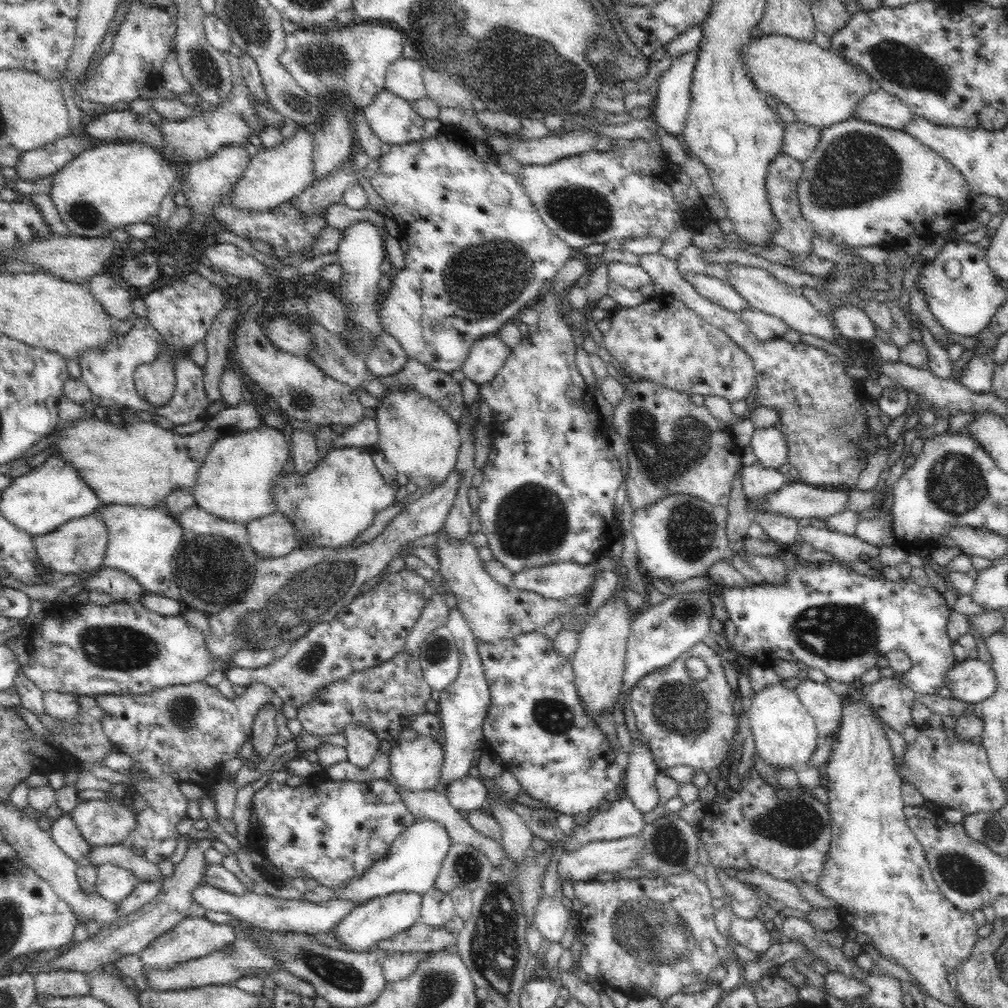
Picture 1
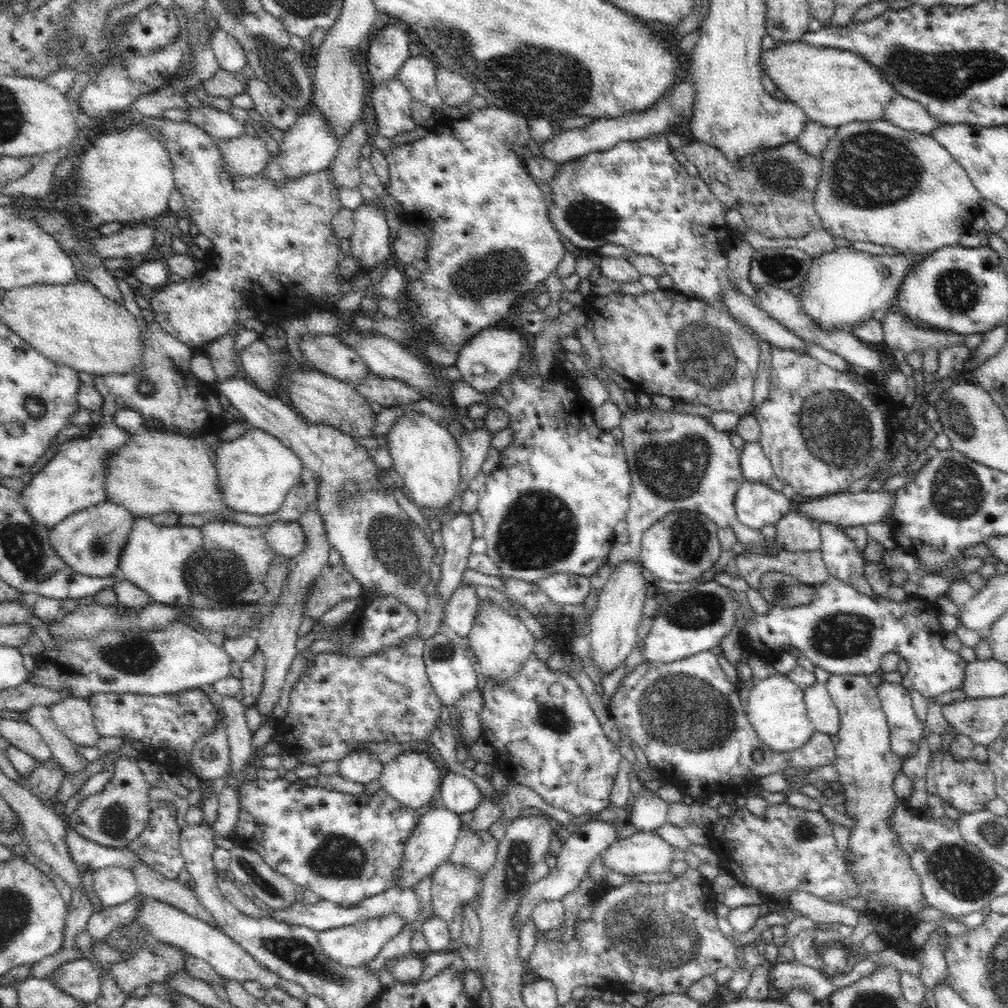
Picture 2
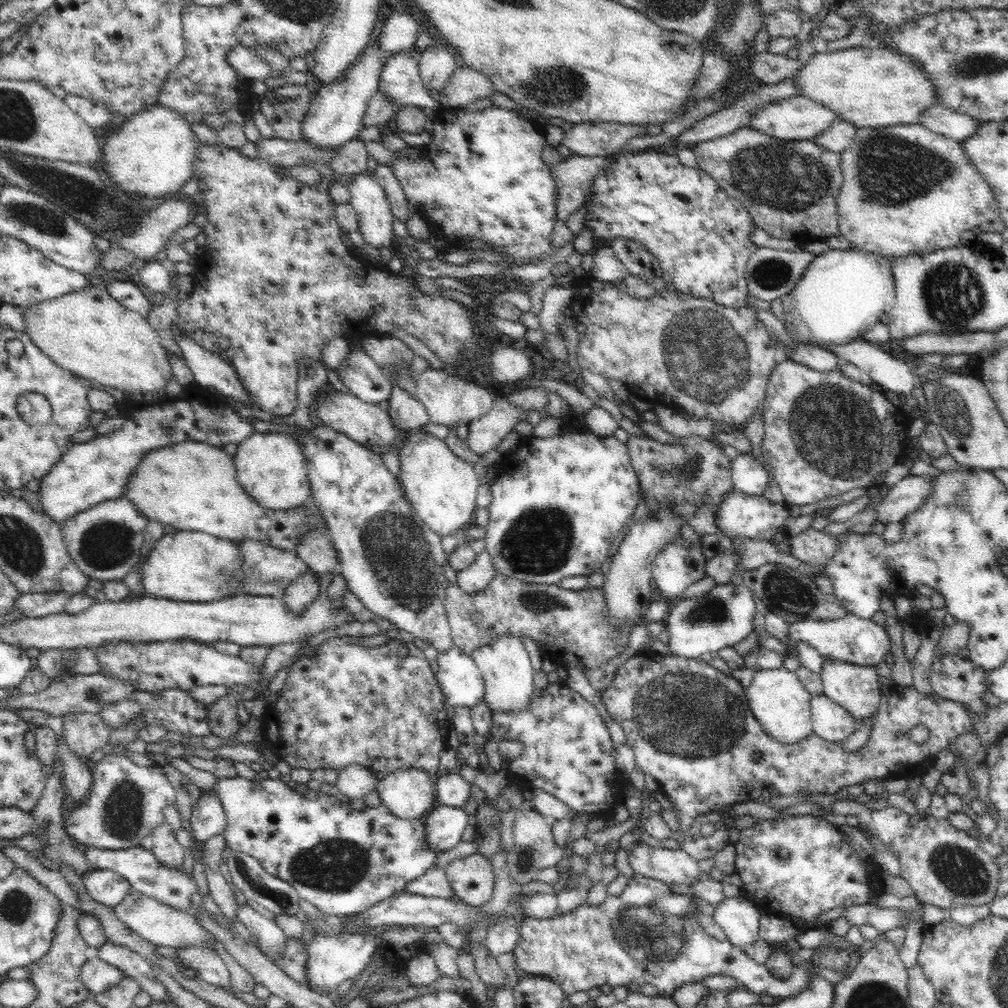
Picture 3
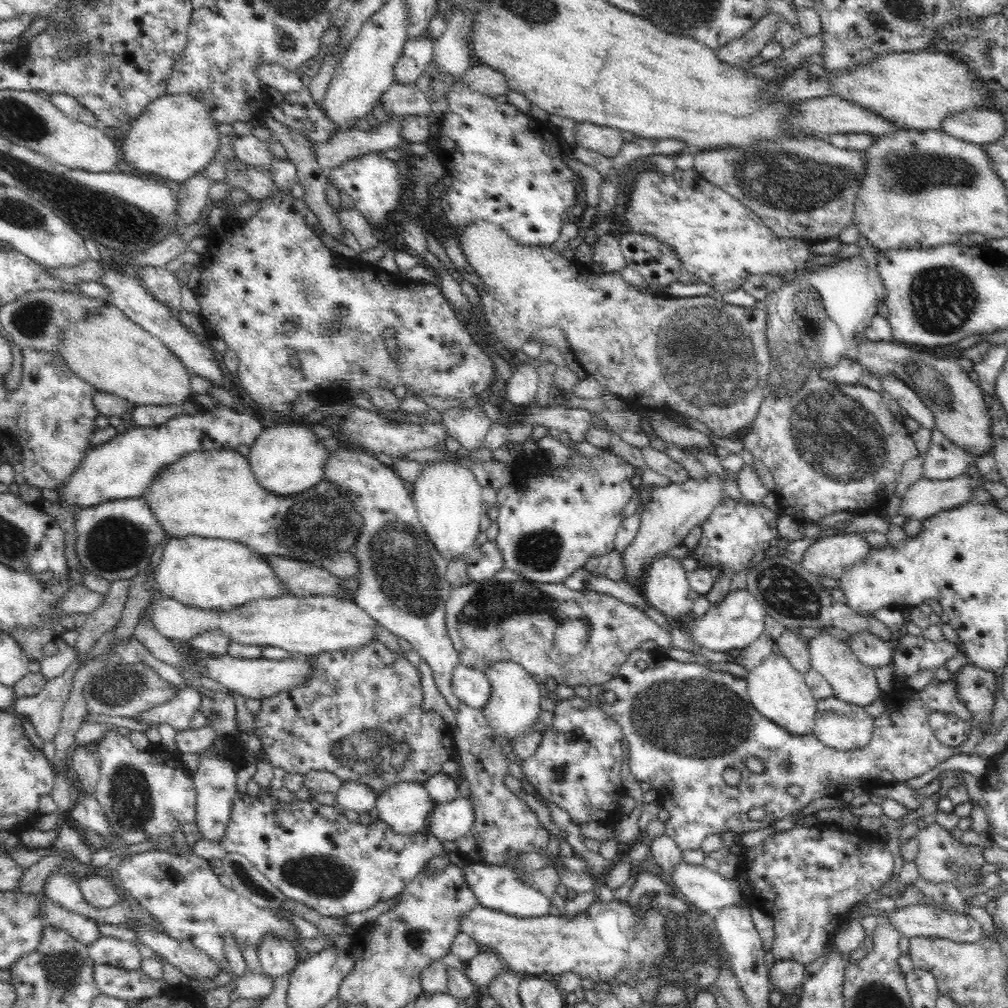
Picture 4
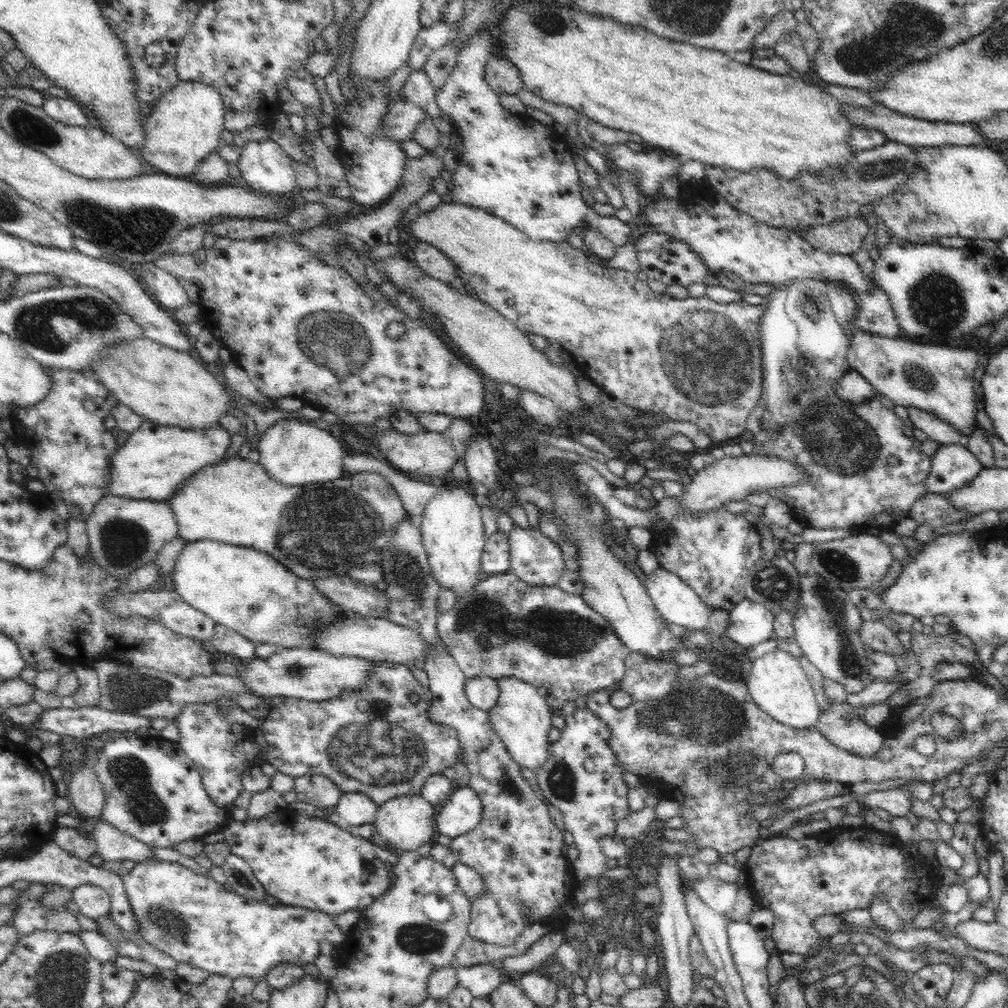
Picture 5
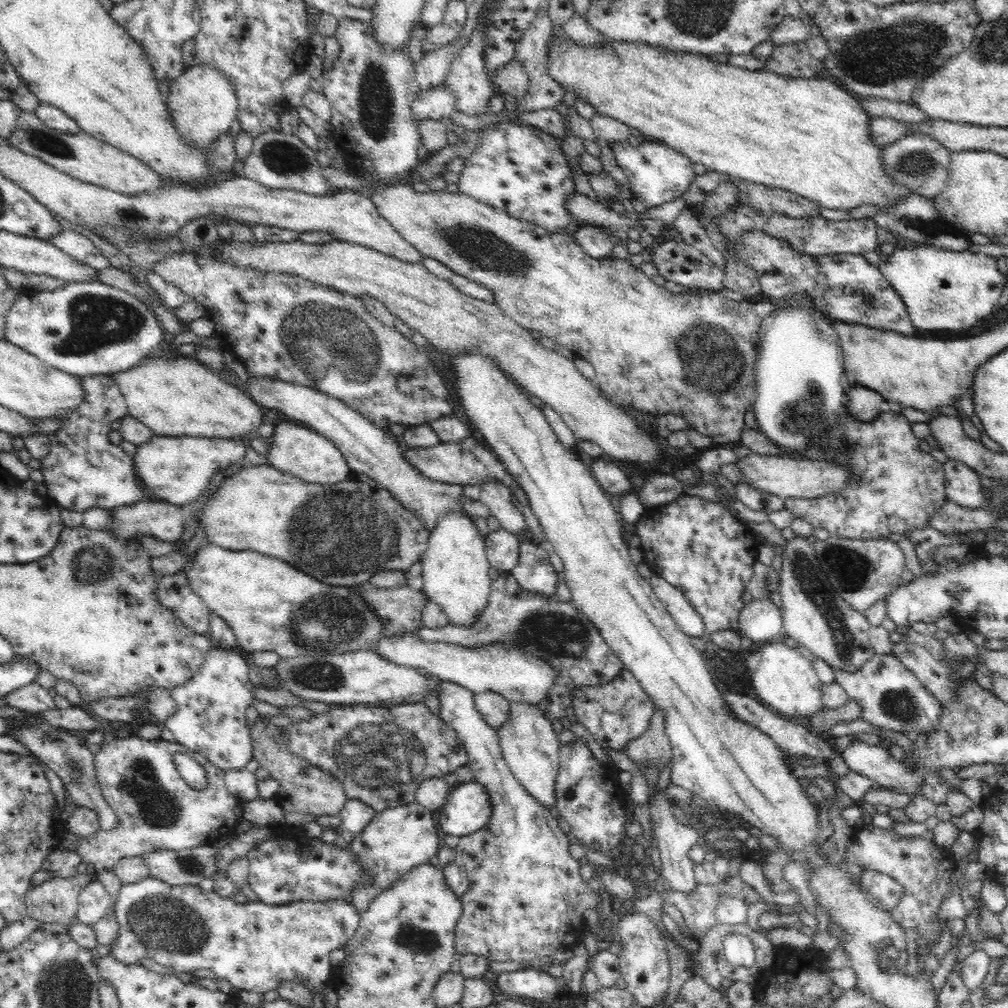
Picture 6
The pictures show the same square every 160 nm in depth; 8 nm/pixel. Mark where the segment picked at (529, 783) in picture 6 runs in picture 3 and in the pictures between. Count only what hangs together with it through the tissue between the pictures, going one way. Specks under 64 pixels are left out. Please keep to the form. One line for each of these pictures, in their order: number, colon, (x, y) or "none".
3: (506, 668)
4: (514, 706)
5: (521, 719)

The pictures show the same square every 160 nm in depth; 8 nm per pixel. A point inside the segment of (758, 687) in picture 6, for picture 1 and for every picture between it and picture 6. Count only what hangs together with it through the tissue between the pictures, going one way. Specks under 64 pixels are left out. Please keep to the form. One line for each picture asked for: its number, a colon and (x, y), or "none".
1: (784, 733)
2: (776, 709)
3: (782, 705)
4: (779, 692)
5: (778, 684)

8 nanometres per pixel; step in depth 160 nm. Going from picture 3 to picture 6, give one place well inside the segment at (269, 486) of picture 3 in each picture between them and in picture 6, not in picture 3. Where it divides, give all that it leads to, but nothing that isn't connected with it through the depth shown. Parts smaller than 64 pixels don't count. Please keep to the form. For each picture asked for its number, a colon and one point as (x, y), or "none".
4: (286, 459)
5: (294, 452)
6: (296, 449)

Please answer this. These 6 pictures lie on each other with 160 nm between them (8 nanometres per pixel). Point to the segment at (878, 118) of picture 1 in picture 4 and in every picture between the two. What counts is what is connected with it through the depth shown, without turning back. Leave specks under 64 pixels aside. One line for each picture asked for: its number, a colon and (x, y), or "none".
2: (906, 113)
3: (941, 119)
4: (978, 126)

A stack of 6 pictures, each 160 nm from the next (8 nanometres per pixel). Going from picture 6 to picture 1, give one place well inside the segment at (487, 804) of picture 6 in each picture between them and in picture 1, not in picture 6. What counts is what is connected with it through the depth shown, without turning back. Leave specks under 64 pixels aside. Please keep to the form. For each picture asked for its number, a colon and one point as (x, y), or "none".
1: (412, 863)
2: (432, 840)
3: (444, 825)
4: (450, 821)
5: (462, 811)

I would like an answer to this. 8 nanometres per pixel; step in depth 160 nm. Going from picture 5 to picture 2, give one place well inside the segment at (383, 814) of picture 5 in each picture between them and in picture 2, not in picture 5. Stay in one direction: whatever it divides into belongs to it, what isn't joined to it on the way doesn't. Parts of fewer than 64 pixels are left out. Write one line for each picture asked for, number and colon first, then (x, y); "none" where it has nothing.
2: (411, 778)
3: (409, 794)
4: (405, 808)

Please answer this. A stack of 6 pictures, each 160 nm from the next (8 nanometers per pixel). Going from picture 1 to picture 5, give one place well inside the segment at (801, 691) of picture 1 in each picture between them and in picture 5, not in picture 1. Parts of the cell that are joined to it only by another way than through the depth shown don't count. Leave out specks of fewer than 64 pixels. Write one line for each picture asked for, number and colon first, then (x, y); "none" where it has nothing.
2: (822, 712)
3: (830, 721)
4: (840, 725)
5: (842, 724)

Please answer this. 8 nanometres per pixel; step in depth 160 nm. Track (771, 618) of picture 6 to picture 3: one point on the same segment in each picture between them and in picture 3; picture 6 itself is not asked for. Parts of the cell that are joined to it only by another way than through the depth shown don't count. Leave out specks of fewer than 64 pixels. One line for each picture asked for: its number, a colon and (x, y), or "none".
3: (722, 618)
4: (738, 621)
5: (751, 623)

